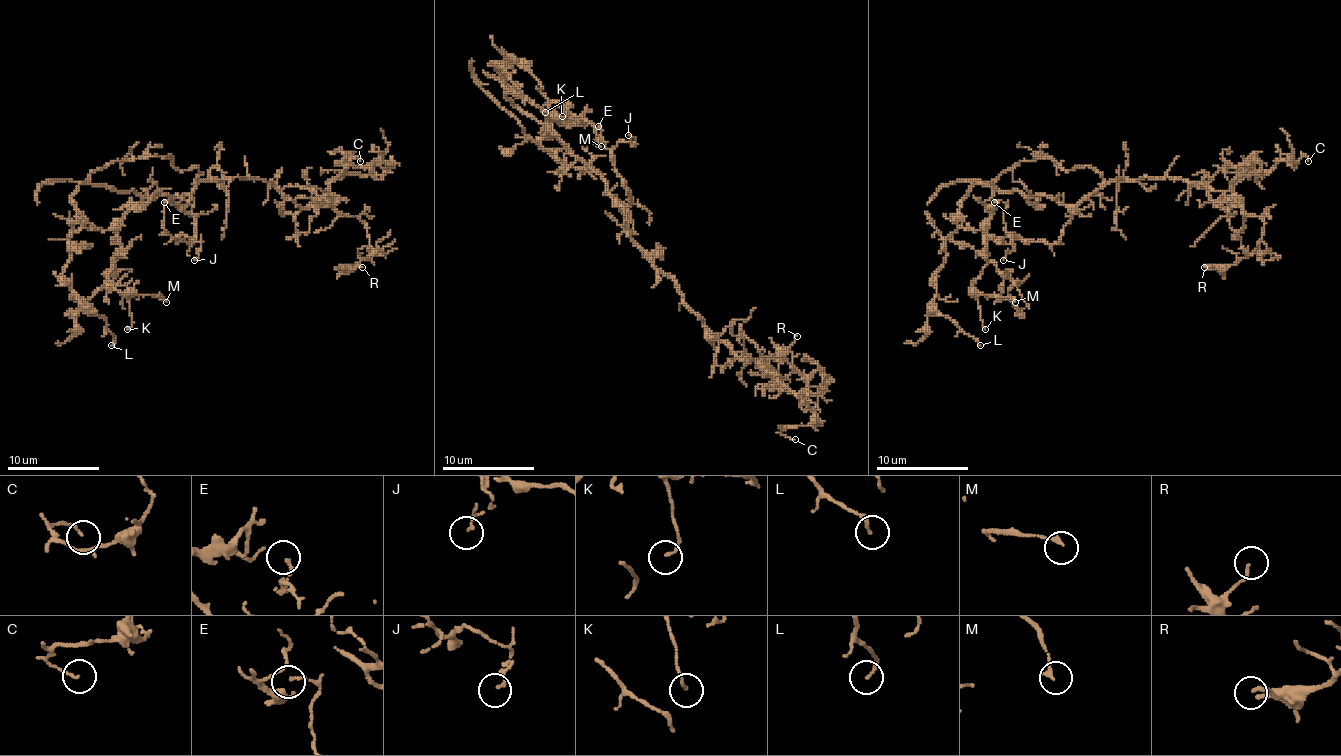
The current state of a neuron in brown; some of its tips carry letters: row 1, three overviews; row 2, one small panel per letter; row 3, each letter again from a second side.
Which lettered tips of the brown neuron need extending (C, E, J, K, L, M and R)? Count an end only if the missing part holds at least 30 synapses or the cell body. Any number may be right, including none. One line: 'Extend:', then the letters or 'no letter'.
Extend: no letter

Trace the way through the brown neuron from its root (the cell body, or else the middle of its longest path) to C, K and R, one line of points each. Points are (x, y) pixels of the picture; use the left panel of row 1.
C: (187, 202), (201, 182), (259, 177), (309, 207), (339, 175), (367, 175), (379, 161), (346, 158), (360, 161)
K: (187, 202), (95, 184), (72, 198), (88, 228), (118, 239), (109, 281), (129, 302), (127, 329)
R: (187, 202), (201, 182), (265, 179), (300, 207), (355, 216), (372, 253), (351, 269), (362, 267)

